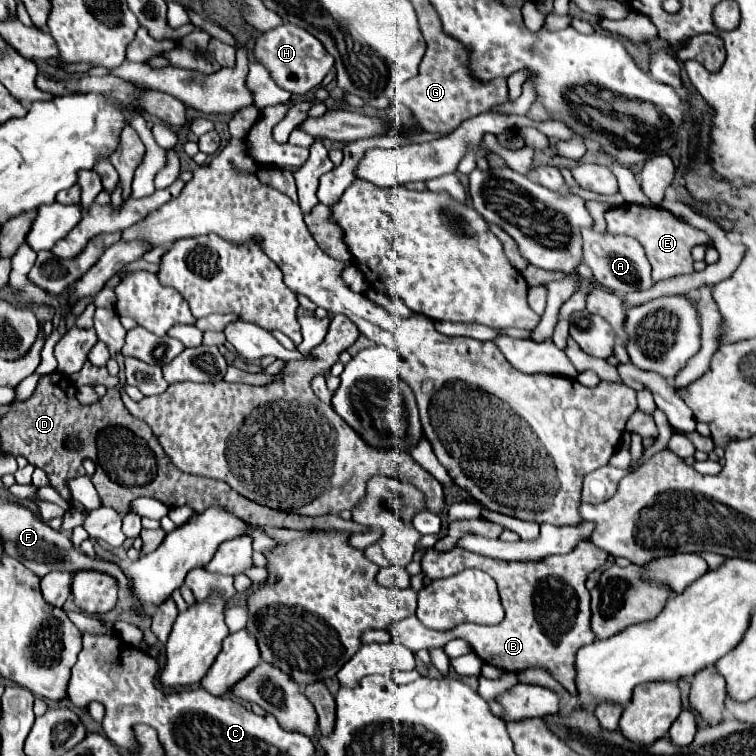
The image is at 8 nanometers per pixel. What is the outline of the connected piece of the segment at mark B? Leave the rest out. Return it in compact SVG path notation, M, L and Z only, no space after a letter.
M587 541L577 543L577 547L571 553L547 555L547 559L527 563L487 559L483 555L463 551L461 547L455 547L445 553L427 549L421 561L421 569L427 577L443 579L465 570L465 567L481 569L487 575L491 575L499 587L505 619L499 625L491 627L461 623L451 631L433 631L423 627L423 623L419 623L419 619L411 615L407 619L395 619L395 623L391 623L387 631L391 633L393 641L403 643L413 653L417 653L419 649L443 647L451 639L465 639L485 663L515 673L531 667L545 667L573 697L577 697L575 651L587 643L597 641L597 635L591 631L591 617L579 613L581 609L585 609L583 605L591 603L585 579L591 571L601 567L607 561L607 557L609 555L603 549Z

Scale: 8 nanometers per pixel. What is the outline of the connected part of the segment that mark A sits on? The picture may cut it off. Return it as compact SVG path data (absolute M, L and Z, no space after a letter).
M583 229L583 261L591 267L593 277L607 289L617 293L633 293L633 291L647 291L653 287L651 279L651 265L645 257L641 243L625 235L611 235L611 233L597 233L595 229Z

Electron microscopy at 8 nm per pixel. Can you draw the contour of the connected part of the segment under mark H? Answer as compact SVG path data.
M283 23L267 33L263 33L255 41L255 57L259 63L263 63L269 71L275 83L295 95L305 95L307 91L321 85L323 77L331 71L333 59L327 55L327 49L319 39L315 39L309 31L303 31L301 27L295 27L291 23Z

